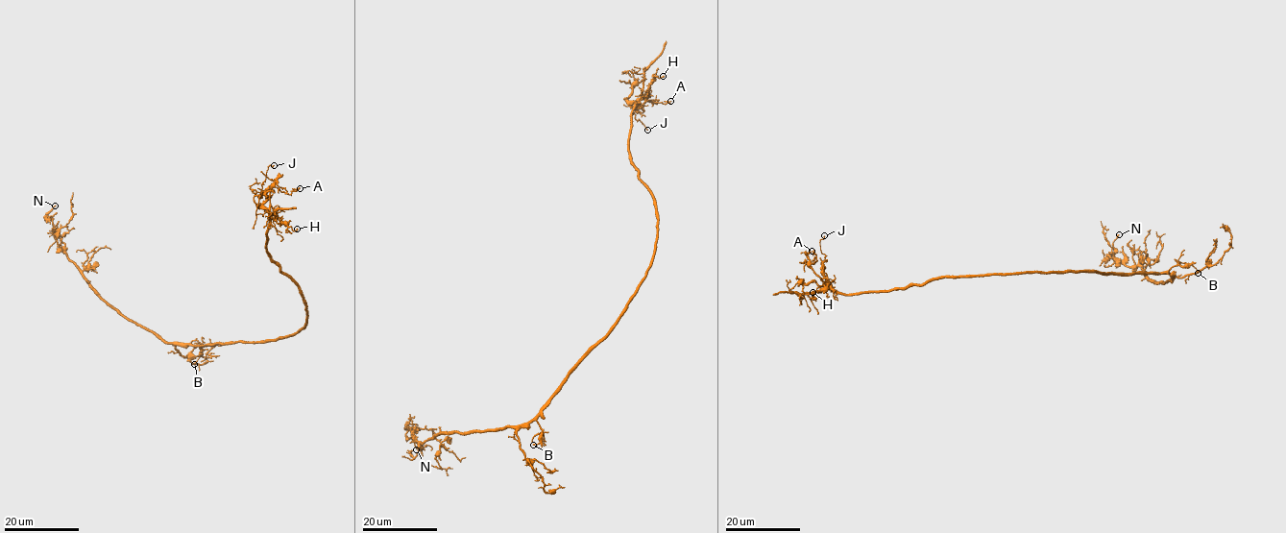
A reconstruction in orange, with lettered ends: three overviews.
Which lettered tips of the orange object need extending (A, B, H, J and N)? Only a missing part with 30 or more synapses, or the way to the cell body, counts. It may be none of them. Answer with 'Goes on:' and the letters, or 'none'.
Goes on: none

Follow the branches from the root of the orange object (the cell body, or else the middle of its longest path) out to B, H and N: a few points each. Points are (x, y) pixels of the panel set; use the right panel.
B: (1083, 271), (1105, 275), (1157, 274), (1172, 267), (1192, 265), (1198, 273)
H: (1083, 271), (944, 276), (900, 289), (843, 295), (826, 278), (828, 286), (812, 292)
N: (1083, 271), (1164, 273), (1173, 282), (1158, 283), (1143, 268), (1110, 256), (1119, 234)

